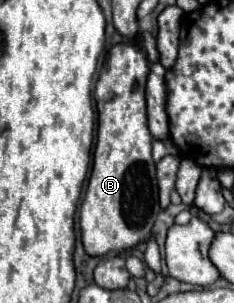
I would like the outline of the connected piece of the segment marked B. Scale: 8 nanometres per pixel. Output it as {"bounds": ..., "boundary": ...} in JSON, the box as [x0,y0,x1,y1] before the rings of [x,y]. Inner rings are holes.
{"bounds":[80,44,160,256],"boundary":[[[116,44],[100,70],[94,98],[98,108],[98,142],[94,148],[94,164],[88,180],[88,194],[80,206],[80,232],[82,246],[88,256],[106,256],[108,252],[126,252],[138,246],[144,238],[150,236],[152,226],[160,214],[158,204],[158,182],[156,182],[156,164],[152,160],[152,136],[148,136],[146,124],[146,100],[144,86],[150,66],[144,50],[134,44]]]}

